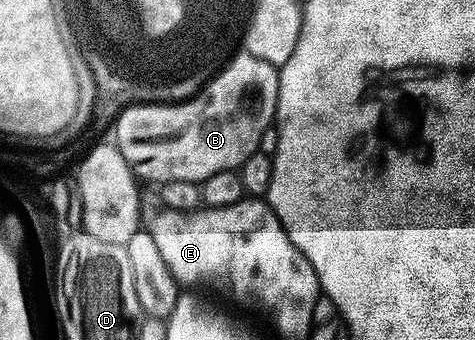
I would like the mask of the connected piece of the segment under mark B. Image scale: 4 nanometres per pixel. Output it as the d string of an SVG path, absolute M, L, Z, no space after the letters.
M250 55L233 59L228 64L225 64L223 68L204 85L202 91L196 93L196 95L189 100L181 100L179 103L135 103L121 110L114 121L114 125L116 125L114 144L116 148L120 150L120 154L126 159L126 163L131 167L132 172L136 174L137 178L144 180L145 177L148 181L160 181L159 183L167 183L170 181L194 181L203 183L207 177L214 175L218 171L226 171L227 169L239 170L245 159L249 157L250 154L259 150L263 132L266 131L268 126L273 124L276 116L276 100L278 99L279 86L280 74L277 66L266 63L257 57L251 57Z

